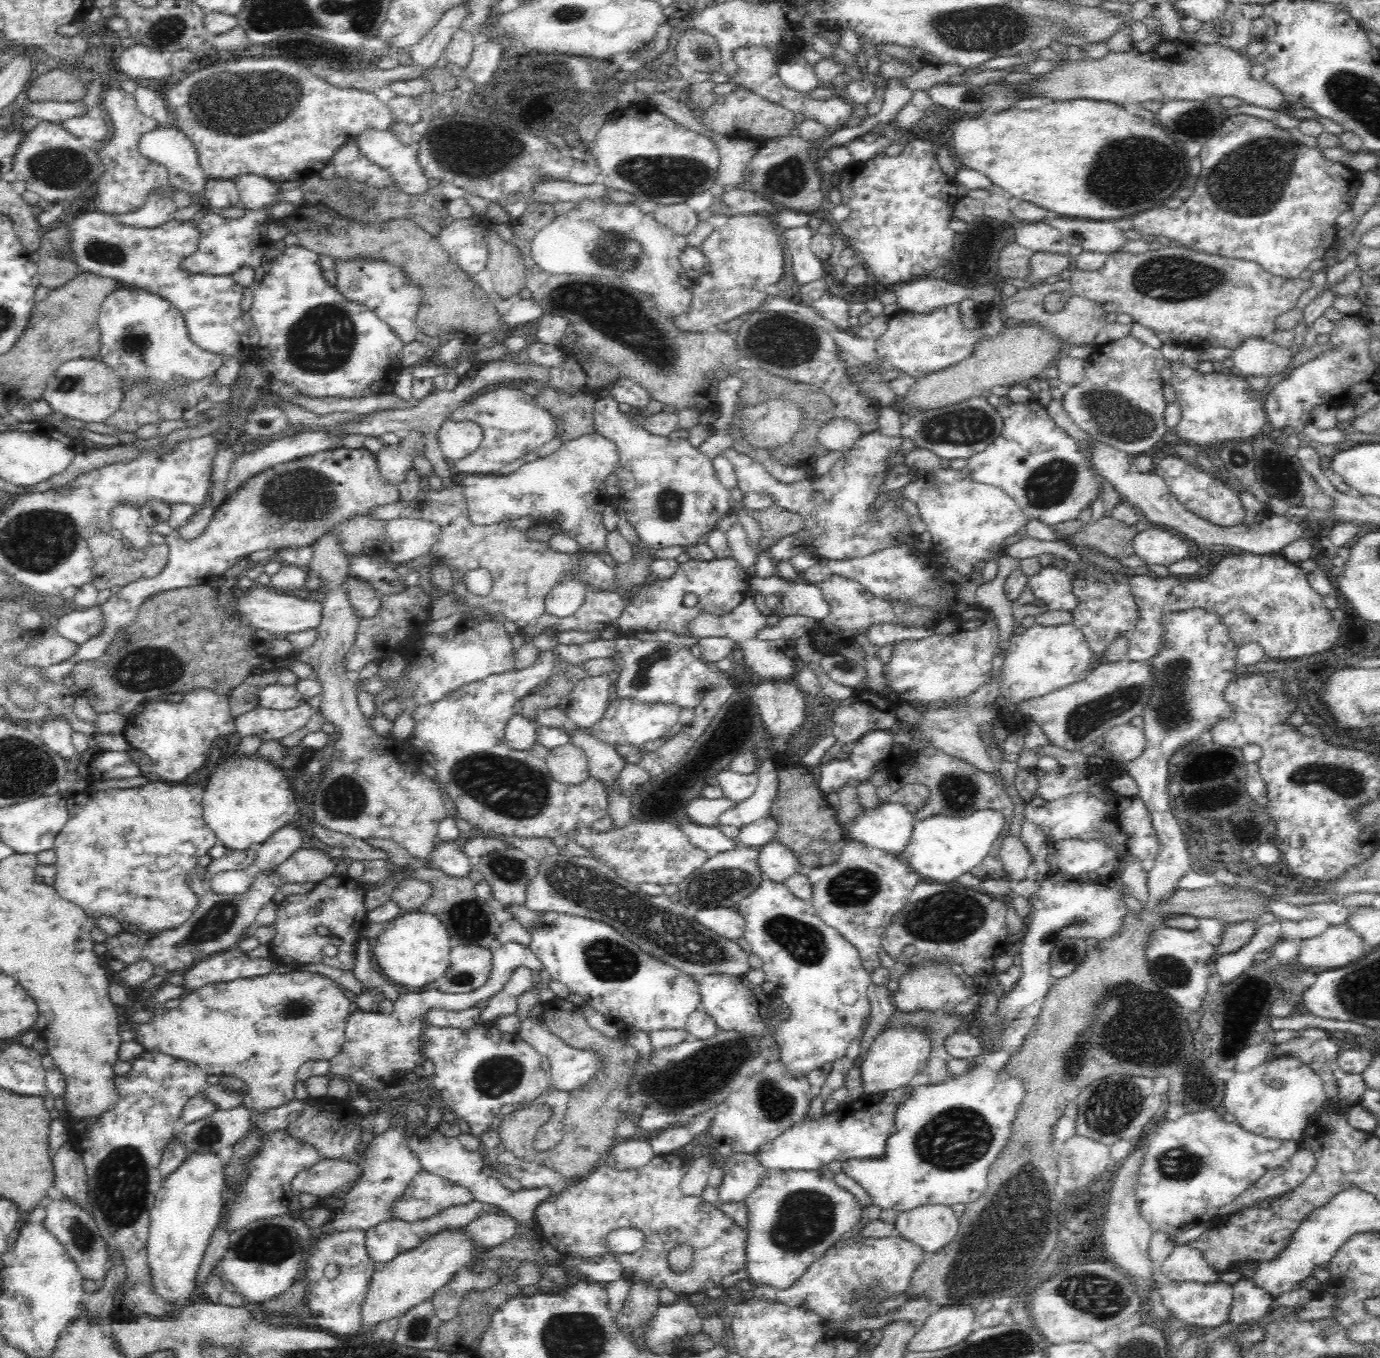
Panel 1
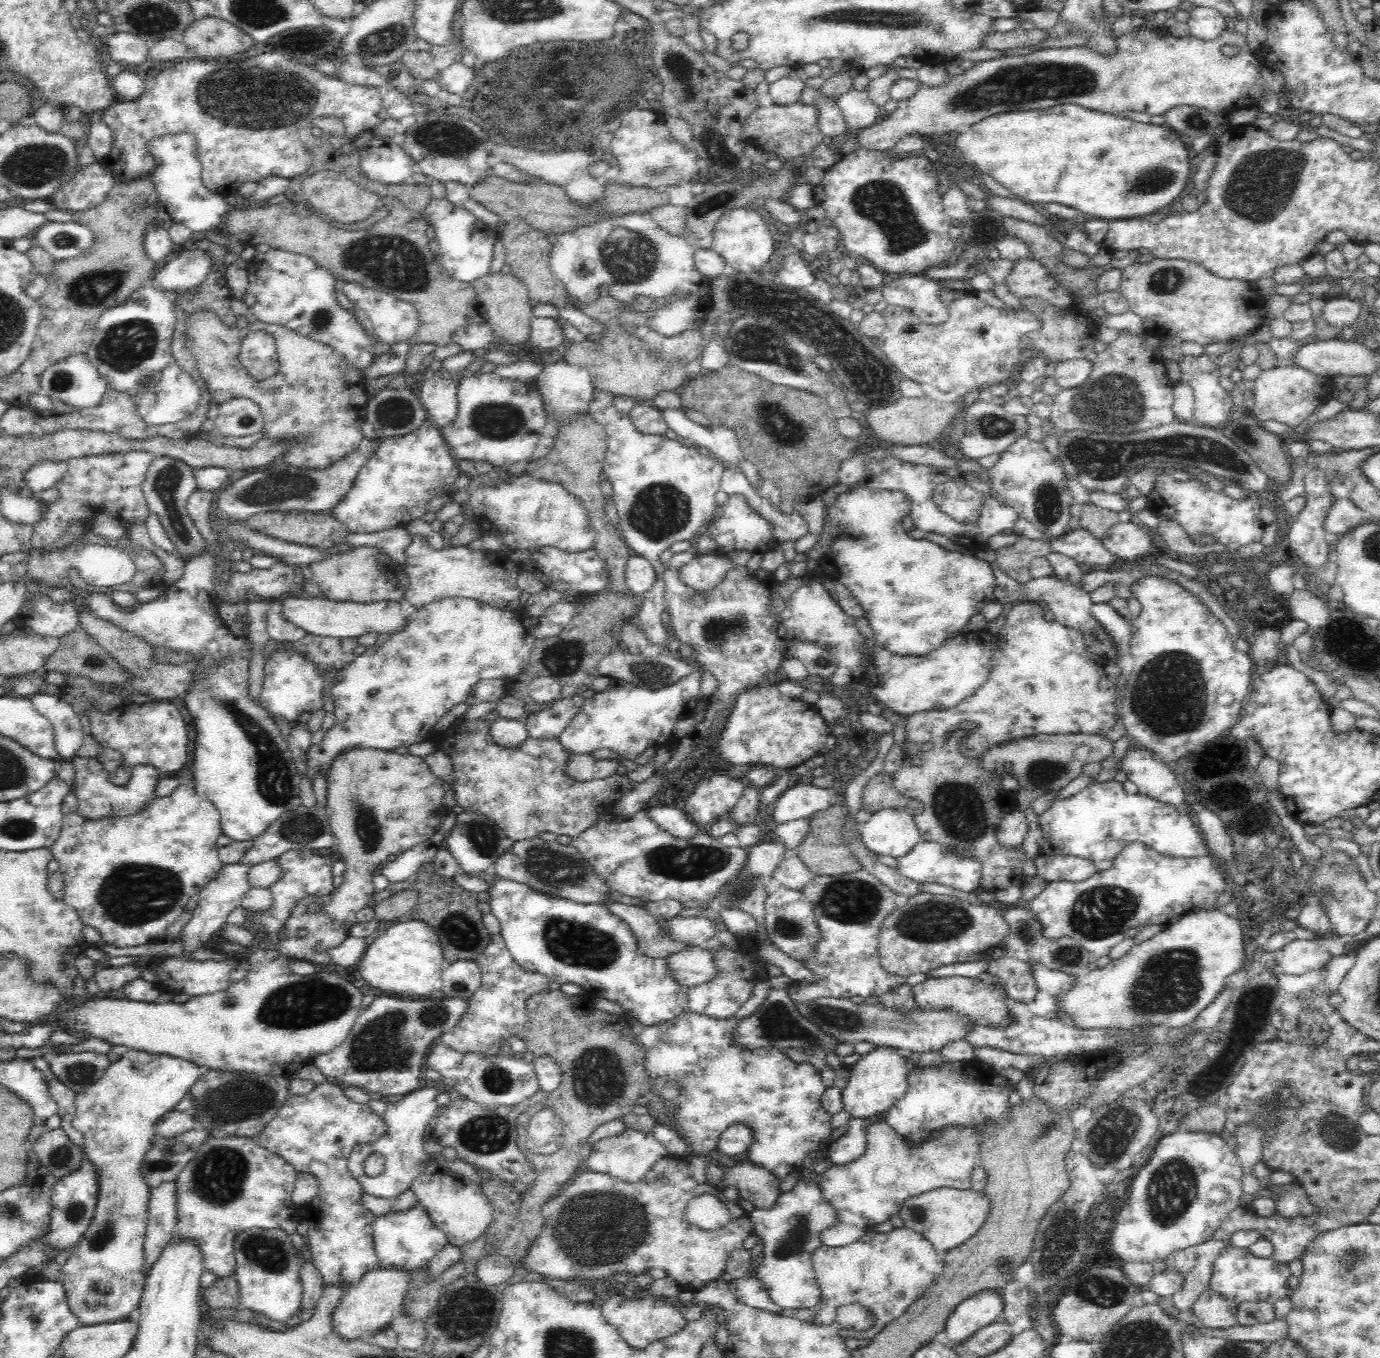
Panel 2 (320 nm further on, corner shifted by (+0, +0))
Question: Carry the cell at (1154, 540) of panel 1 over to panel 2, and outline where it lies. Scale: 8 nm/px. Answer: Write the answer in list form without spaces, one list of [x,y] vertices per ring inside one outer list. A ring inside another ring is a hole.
[[[1133,519],[1128,522],[1119,521],[1108,528],[1100,540],[1118,562],[1144,559],[1153,546],[1148,530]]]

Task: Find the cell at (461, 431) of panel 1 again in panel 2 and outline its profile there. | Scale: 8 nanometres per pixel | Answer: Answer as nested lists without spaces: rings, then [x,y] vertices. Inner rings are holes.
[[[462,351],[444,360],[440,371],[429,373],[422,383],[420,401],[427,417],[440,429],[457,416],[457,394],[461,380],[473,372],[478,361],[472,351]]]

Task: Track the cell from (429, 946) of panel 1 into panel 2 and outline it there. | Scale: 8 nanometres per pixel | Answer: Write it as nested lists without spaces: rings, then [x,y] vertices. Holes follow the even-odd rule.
[[[399,919],[376,936],[356,967],[372,988],[402,996],[428,996],[434,990],[441,990],[441,974],[449,966],[439,938],[428,923]]]

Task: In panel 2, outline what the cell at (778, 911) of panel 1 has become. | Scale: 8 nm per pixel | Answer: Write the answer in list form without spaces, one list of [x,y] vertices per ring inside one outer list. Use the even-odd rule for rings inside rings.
[[[782,886],[767,896],[765,910],[766,932],[770,942],[784,954],[801,963],[808,961],[814,955],[816,944],[820,940],[812,903],[803,896],[802,892]]]

